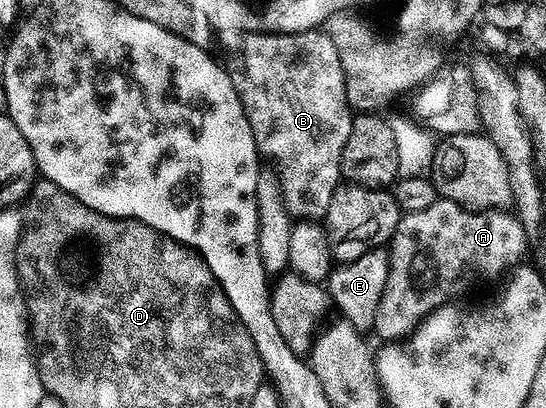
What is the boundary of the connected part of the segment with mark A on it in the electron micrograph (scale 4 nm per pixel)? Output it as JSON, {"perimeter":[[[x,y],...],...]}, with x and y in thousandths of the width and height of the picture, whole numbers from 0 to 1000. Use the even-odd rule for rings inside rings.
{"perimeter":[[[802,485],[782,515],[738,522],[709,610],[711,679],[707,711],[700,711],[700,740],[692,740],[687,821],[696,821],[703,838],[733,838],[753,826],[786,775],[815,748],[841,738],[835,733],[870,696],[894,696],[921,667],[936,669],[954,645],[951,637],[967,598],[971,581],[956,544],[930,515],[892,510],[888,520],[874,520],[848,510],[839,495]]]}

